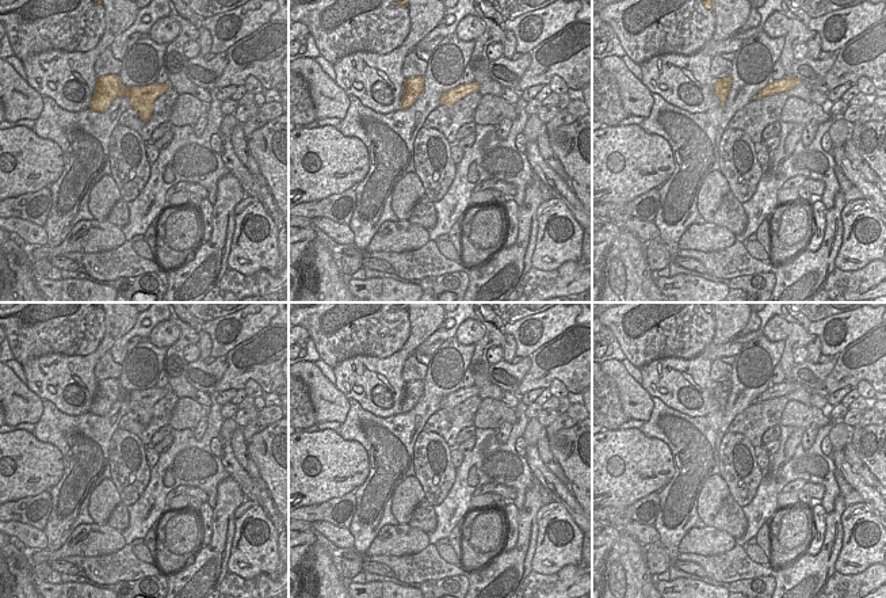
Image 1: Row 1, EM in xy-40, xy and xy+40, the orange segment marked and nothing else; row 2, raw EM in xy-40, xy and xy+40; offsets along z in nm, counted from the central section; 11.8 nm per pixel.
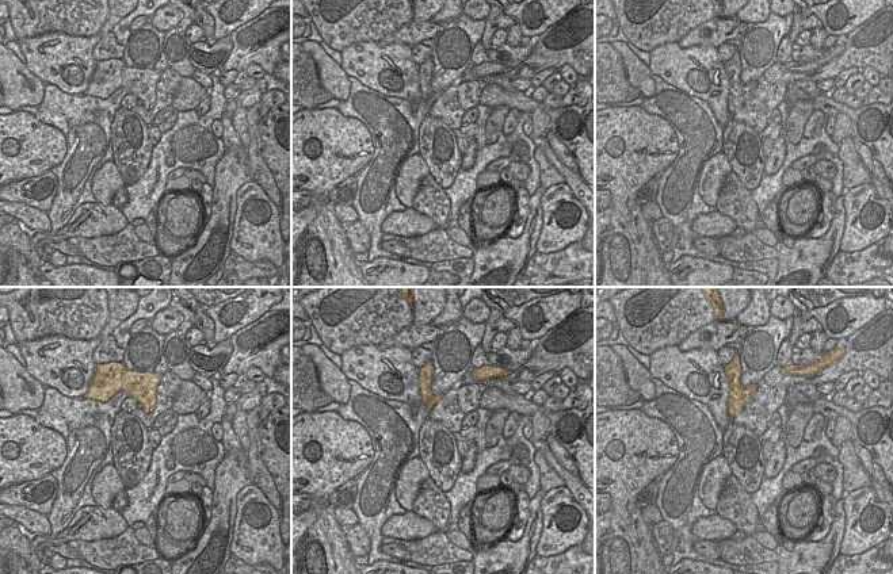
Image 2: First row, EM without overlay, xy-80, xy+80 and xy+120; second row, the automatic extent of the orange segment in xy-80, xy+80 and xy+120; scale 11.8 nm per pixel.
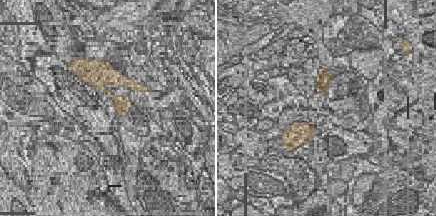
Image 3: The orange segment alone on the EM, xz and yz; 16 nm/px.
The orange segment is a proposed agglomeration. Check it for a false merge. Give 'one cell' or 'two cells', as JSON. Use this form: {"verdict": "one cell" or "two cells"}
{"verdict": "two cells"}

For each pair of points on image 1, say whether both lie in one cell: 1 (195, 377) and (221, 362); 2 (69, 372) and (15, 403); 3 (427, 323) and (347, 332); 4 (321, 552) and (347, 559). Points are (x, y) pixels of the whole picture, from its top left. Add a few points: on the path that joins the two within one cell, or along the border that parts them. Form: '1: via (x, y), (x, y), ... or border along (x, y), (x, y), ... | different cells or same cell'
1: via (202, 376), (214, 369) | same cell
2: border along (25, 384), (41, 400) | different cells
3: border along (409, 316), (409, 336), (393, 353) | different cells
4: border along (340, 564), (340, 572), (350, 579) | different cells

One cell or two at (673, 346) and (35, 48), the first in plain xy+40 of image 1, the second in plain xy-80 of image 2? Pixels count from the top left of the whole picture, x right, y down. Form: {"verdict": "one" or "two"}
{"verdict": "two"}

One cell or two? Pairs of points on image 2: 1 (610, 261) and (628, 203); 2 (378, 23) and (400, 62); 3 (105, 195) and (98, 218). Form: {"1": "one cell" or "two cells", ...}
{"1": "one cell", "2": "two cells", "3": "two cells"}

